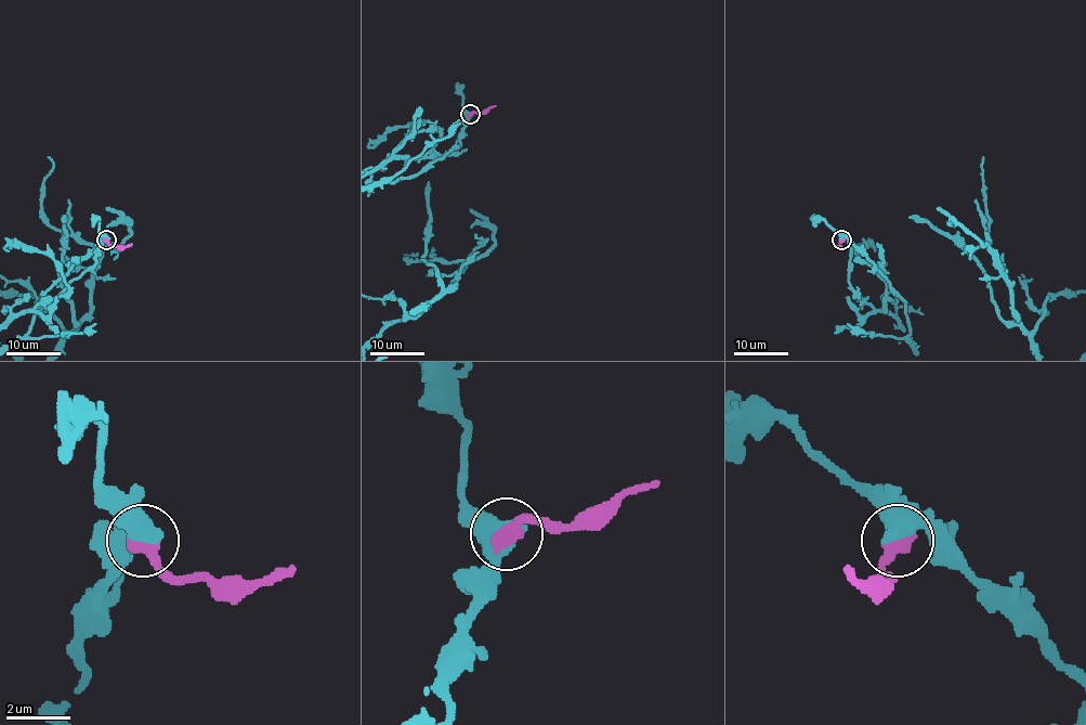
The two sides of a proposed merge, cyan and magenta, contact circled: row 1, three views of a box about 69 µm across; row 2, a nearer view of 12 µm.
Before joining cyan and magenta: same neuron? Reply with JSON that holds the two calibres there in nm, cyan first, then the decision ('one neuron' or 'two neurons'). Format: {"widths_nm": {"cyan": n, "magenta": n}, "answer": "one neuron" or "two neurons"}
{"widths_nm": {"cyan": 700, "magenta": 500}, "answer": "one neuron"}

